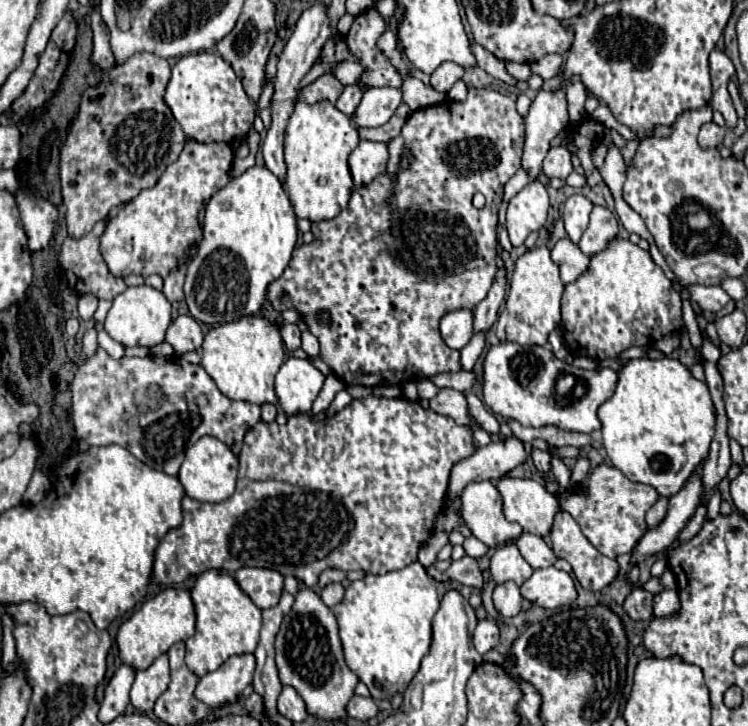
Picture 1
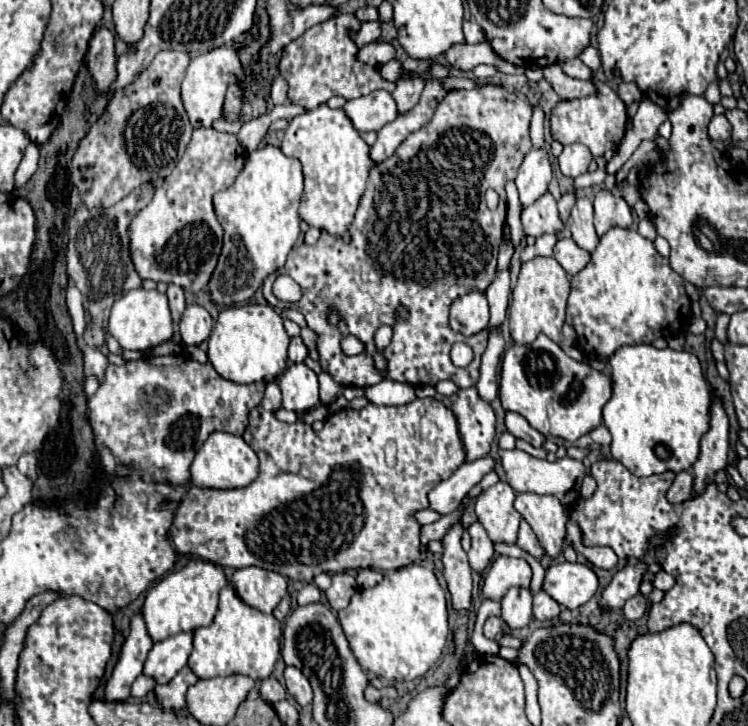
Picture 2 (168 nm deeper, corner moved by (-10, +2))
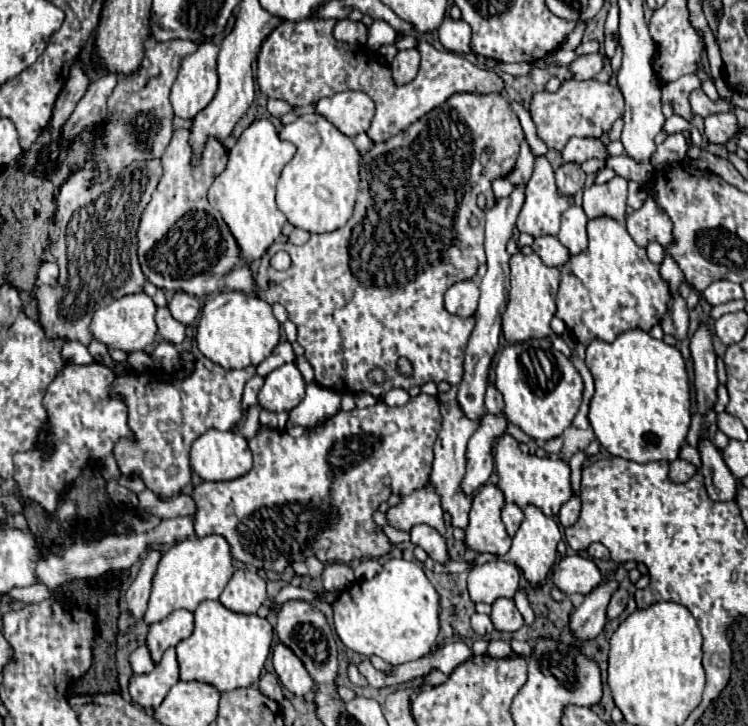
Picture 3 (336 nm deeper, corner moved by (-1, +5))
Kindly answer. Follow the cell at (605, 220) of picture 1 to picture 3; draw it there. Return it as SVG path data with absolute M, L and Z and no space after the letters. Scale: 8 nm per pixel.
M620 176L606 184L592 184L584 188L584 212L588 220L610 216L618 222L626 220L626 186L628 182Z

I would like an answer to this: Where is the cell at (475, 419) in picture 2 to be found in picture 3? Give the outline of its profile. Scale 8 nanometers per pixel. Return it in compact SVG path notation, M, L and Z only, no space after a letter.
M452 386L448 392L438 394L440 412L442 412L442 430L440 430L440 434L436 438L436 444L434 444L434 468L432 468L428 484L434 486L438 490L438 494L442 496L442 508L446 512L450 512L452 526L466 530L472 498L462 494L458 490L458 486L460 486L460 480L462 480L462 474L464 474L464 468L466 468L466 446L468 446L470 436L480 428L480 418L472 420L462 412L460 404L456 402L456 392L458 392L456 386Z

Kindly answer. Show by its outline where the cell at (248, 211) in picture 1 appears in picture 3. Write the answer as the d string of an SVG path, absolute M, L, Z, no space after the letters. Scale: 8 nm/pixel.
M256 120L242 132L236 146L228 154L226 170L214 180L208 190L208 202L222 214L224 222L228 224L244 264L260 260L264 252L274 244L274 240L282 234L286 216L276 208L274 194L276 182L284 166L292 160L294 152L294 144L280 140L270 120Z

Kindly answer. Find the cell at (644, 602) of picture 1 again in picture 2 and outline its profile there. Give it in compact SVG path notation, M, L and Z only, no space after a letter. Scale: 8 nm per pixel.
M637 593L635 597L631 597L631 599L623 605L623 615L625 615L629 621L639 619L645 611L647 611L647 599L645 599L641 593Z

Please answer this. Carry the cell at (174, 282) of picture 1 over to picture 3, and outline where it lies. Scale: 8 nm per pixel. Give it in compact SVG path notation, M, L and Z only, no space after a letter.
M168 306L158 308L156 310L156 324L158 324L158 332L166 342L174 342L180 344L184 340L184 326L180 322L176 322L168 310Z

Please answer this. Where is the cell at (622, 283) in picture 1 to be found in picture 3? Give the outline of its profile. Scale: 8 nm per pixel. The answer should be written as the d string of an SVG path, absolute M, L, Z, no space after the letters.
M602 216L588 222L588 238L590 244L586 252L572 256L566 266L560 268L560 290L556 294L556 316L566 322L568 330L576 336L582 346L588 346L592 340L614 342L620 334L628 330L644 330L650 332L652 326L660 324L666 314L666 306L670 300L670 286L660 274L660 266L650 262L646 256L646 248L638 246L628 234L622 222L614 218Z

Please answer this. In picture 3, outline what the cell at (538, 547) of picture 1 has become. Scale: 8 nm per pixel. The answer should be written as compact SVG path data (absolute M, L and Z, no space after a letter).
M506 504L504 510L502 510L502 522L506 526L508 536L514 538L514 534L520 528L520 522L522 522L522 510L516 504Z

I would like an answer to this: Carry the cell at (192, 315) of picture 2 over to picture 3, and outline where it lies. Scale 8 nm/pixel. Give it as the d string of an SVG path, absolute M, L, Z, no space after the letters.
M176 292L172 302L168 302L168 308L170 308L172 316L184 326L192 326L196 322L198 312L200 312L198 300L186 292Z

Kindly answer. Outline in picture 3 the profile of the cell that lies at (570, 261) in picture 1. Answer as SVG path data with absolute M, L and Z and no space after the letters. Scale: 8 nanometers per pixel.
M540 236L540 238L534 240L532 248L534 248L534 252L542 258L542 262L544 262L546 266L562 268L562 266L570 260L568 248L562 246L556 236Z

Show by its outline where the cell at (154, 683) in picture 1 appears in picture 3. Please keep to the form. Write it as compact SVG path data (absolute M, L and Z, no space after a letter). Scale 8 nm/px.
M176 610L166 618L166 622L158 622L148 628L146 646L150 650L152 662L160 662L162 654L176 646L180 640L188 638L194 628L194 616L188 610Z

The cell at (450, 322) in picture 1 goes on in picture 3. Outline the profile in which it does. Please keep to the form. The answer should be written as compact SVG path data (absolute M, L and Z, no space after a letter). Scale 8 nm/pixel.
M456 282L444 294L444 308L454 316L470 318L478 308L478 298L480 292L476 282Z

